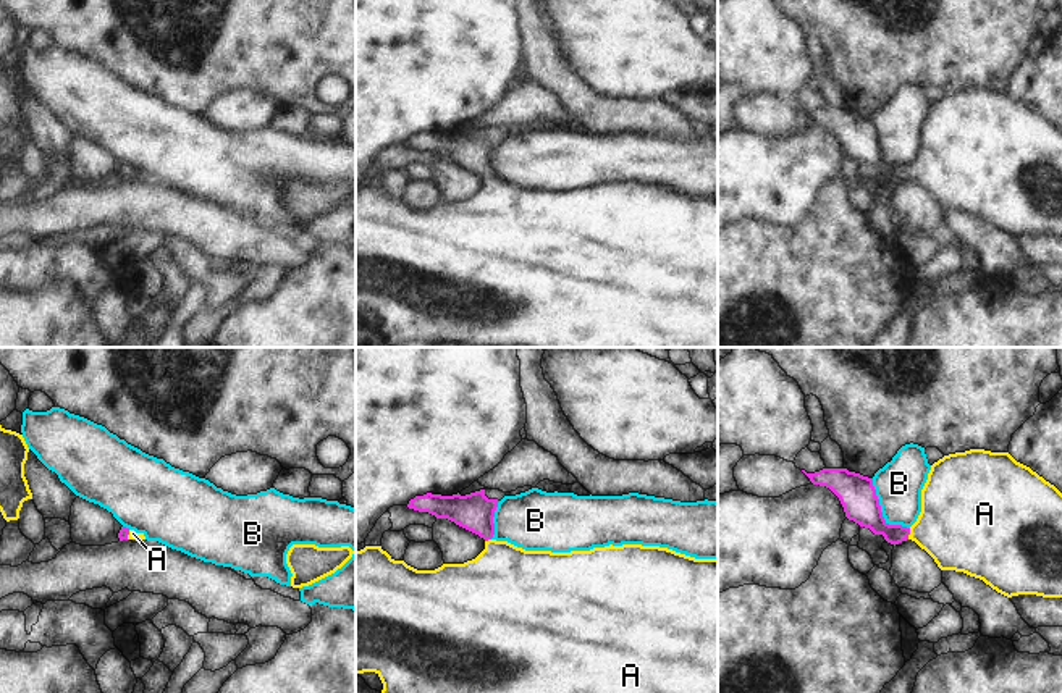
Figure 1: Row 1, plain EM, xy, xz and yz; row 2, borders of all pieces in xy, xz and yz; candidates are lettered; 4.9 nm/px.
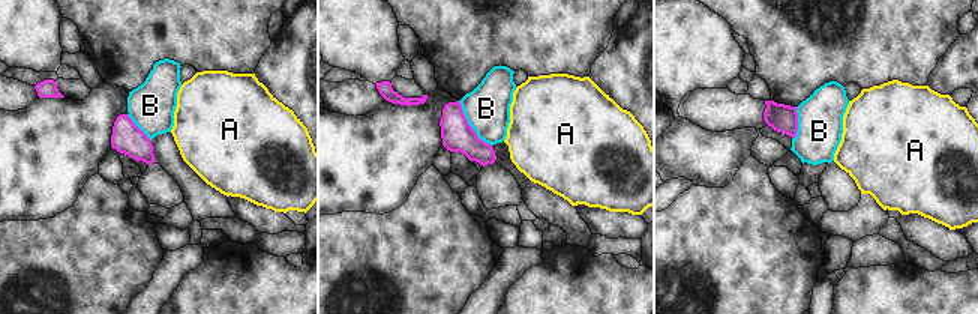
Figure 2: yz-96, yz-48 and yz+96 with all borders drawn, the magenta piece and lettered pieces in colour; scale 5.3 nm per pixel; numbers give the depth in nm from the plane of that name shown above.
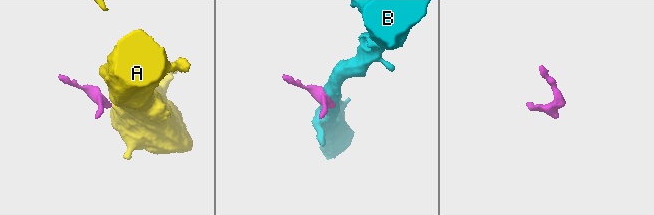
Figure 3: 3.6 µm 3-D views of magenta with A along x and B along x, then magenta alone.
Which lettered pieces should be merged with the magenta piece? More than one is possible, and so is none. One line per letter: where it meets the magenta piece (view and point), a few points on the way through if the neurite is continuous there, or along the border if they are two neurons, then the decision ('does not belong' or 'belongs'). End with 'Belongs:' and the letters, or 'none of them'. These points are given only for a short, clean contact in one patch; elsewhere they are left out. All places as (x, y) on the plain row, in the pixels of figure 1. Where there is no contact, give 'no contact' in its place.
A: contact yz (909, 172); way yz (865, 147), (891, 172), (909, 172), (957, 165); belongs
B: contact yz (880, 149); border yz (872, 117), (881, 154), (889, 162), (901, 162), (909, 167); does not belong
Belongs: A

